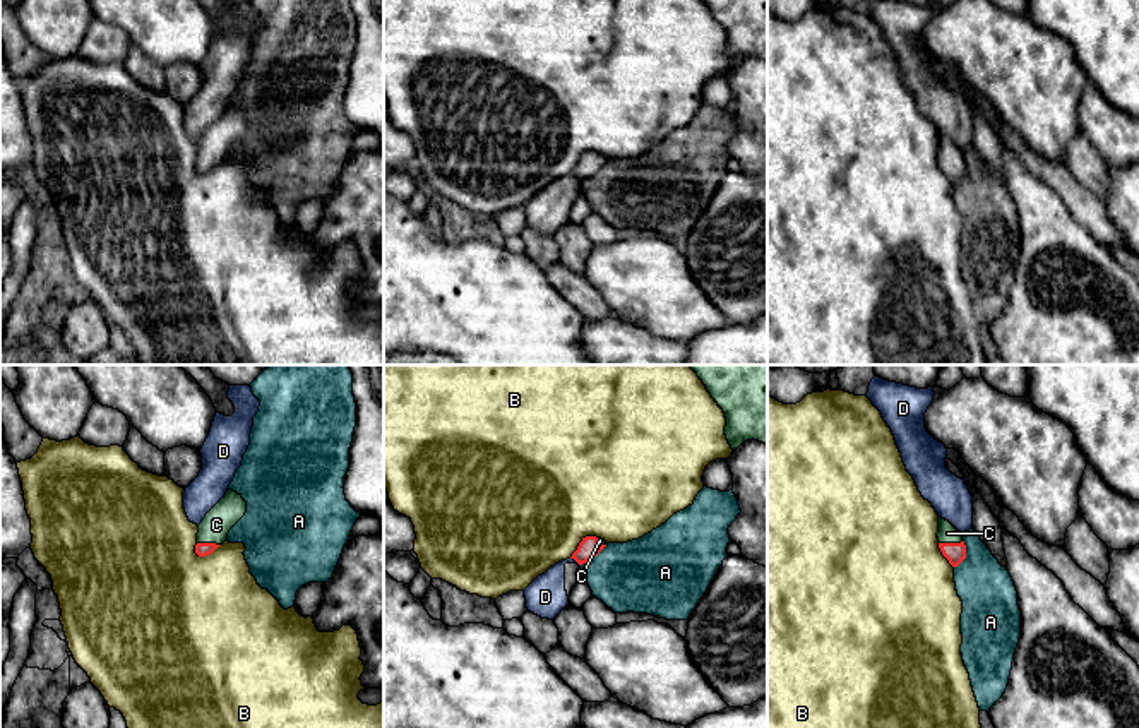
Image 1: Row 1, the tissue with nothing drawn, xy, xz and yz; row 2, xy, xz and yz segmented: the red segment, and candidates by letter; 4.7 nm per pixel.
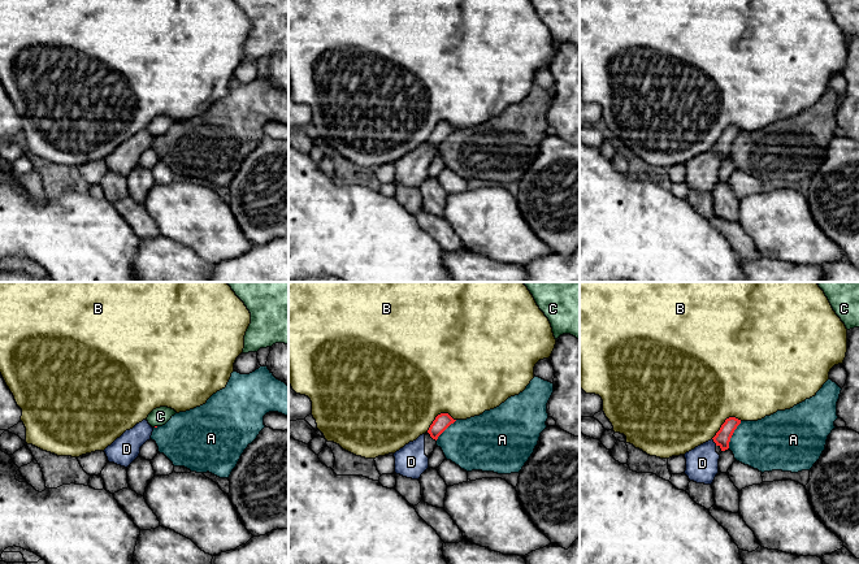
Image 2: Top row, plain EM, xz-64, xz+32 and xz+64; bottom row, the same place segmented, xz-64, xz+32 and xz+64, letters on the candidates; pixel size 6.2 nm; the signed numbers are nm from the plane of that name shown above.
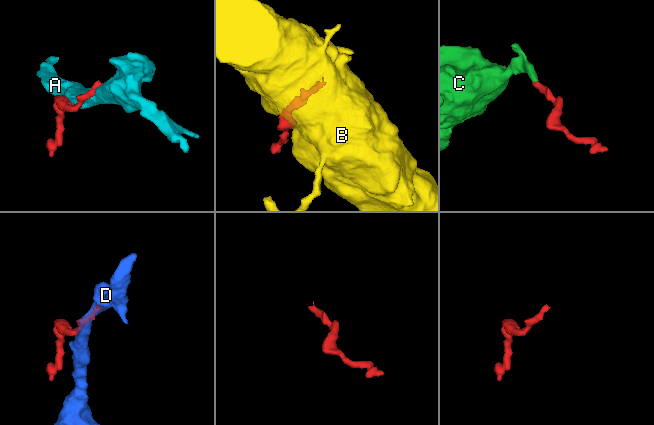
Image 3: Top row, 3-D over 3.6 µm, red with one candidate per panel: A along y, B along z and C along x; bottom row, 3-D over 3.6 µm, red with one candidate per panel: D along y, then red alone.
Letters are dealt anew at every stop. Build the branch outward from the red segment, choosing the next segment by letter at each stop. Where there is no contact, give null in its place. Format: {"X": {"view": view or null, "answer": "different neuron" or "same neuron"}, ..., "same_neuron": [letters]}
{"A": {"view": "yz", "answer": "different neuron"}, "B": {"view": "xz", "answer": "different neuron"}, "C": {"view": "yz", "answer": "same neuron"}, "D": {"view": "xz", "answer": "different neuron"}, "same_neuron": ["C"]}

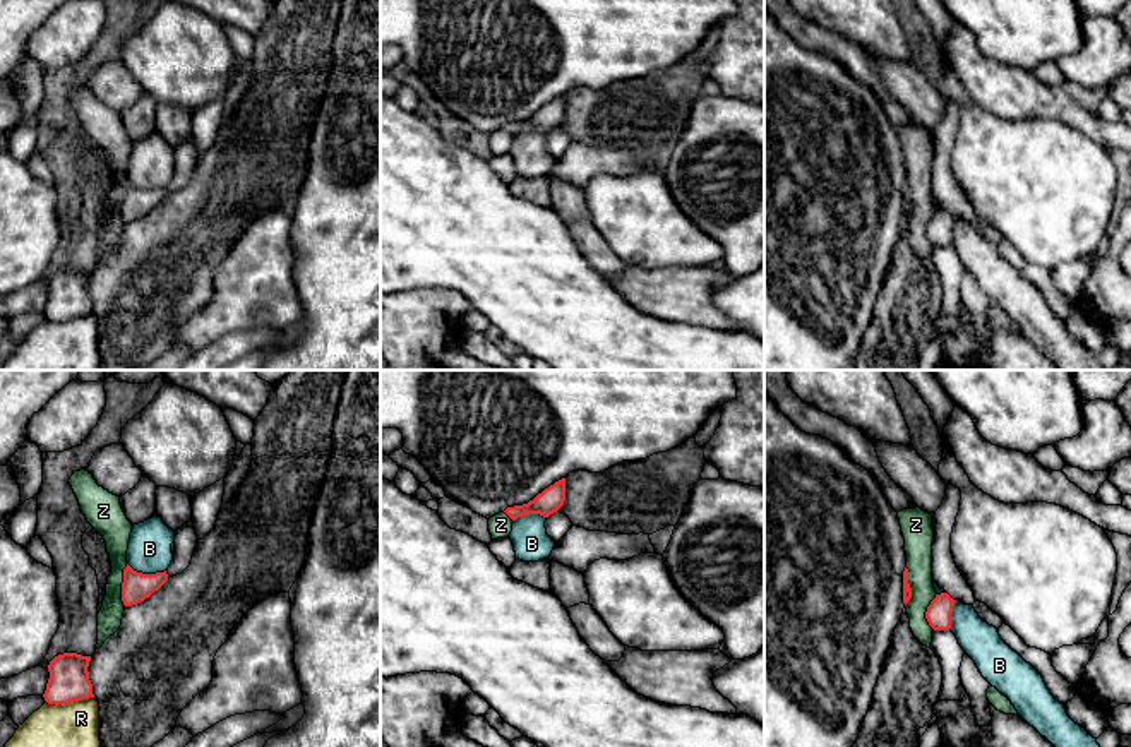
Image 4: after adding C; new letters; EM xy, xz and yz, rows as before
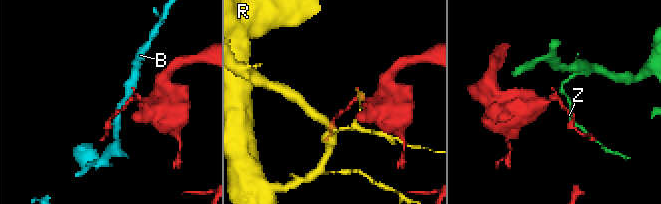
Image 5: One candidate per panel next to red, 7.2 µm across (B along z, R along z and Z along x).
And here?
{"B": {"view": "xy", "answer": "different neuron"}, "R": {"view": "xy", "answer": "different neuron"}, "Z": {"view": "xy", "answer": "different neuron"}, "same_neuron": []}

